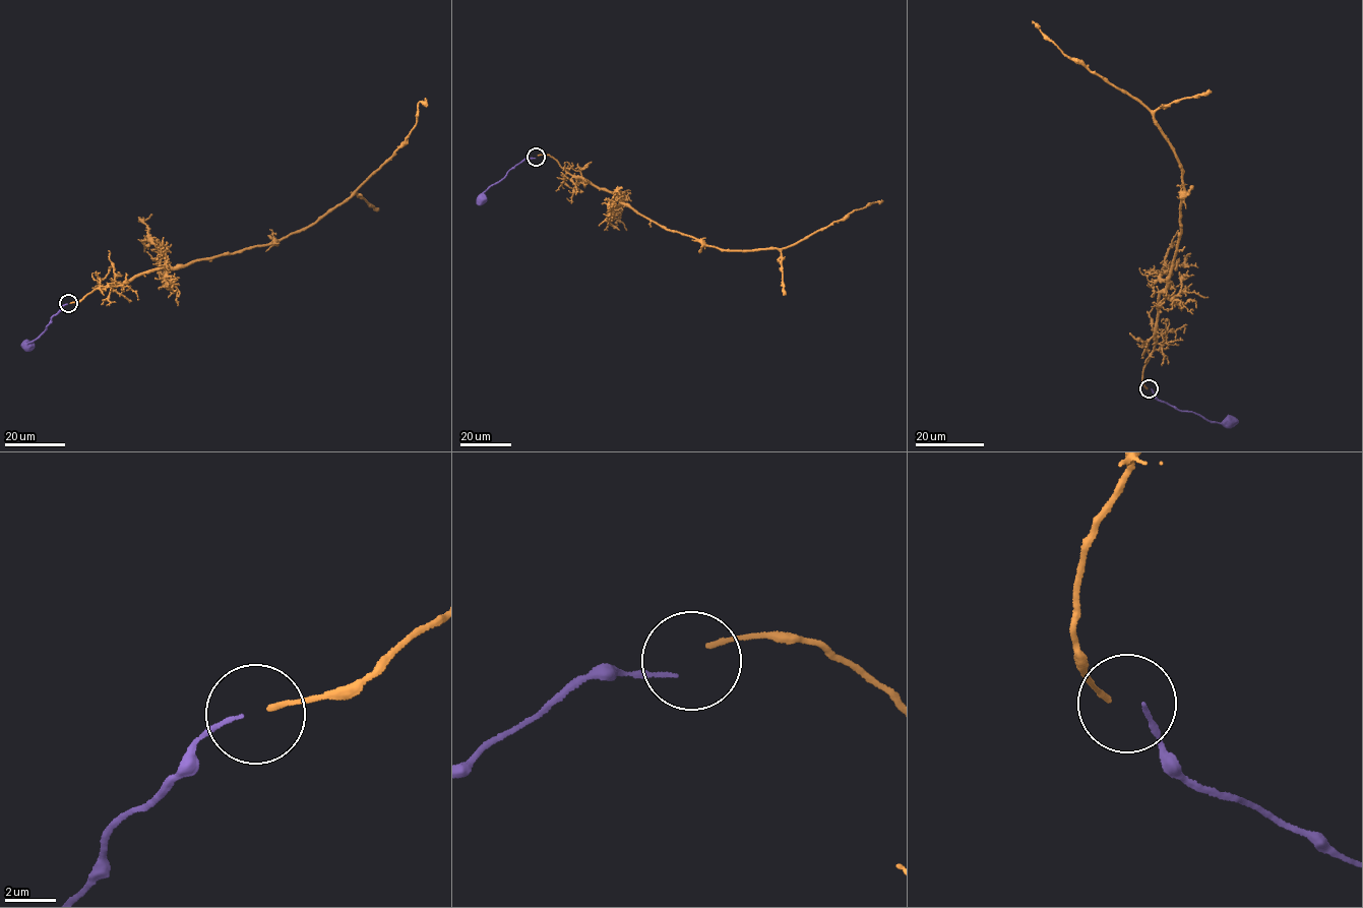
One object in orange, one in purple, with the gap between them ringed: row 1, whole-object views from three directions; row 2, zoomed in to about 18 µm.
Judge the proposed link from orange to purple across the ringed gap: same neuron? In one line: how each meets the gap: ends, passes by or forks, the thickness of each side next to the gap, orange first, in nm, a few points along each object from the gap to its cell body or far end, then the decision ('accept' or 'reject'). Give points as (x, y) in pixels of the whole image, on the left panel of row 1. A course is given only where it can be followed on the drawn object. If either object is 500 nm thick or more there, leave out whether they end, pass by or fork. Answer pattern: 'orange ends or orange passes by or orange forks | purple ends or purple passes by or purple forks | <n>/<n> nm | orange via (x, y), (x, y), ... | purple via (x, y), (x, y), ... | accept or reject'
orange ends | purple ends | 240/160 nm | orange via (70, 302), (142, 274), (264, 245), (314, 224), (346, 201), (401, 147), (414, 127), (419, 102), (428, 105) | purple via (67, 304), (53, 315), (44, 330), (25, 348) | reject

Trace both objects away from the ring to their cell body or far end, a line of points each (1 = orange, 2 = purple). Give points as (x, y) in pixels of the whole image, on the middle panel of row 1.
1: (538, 156), (552, 157), (567, 172), (607, 189), (667, 229), (723, 250), (782, 248), (856, 209), (881, 201)
2: (535, 158), (523, 160), (489, 186), (478, 204)

